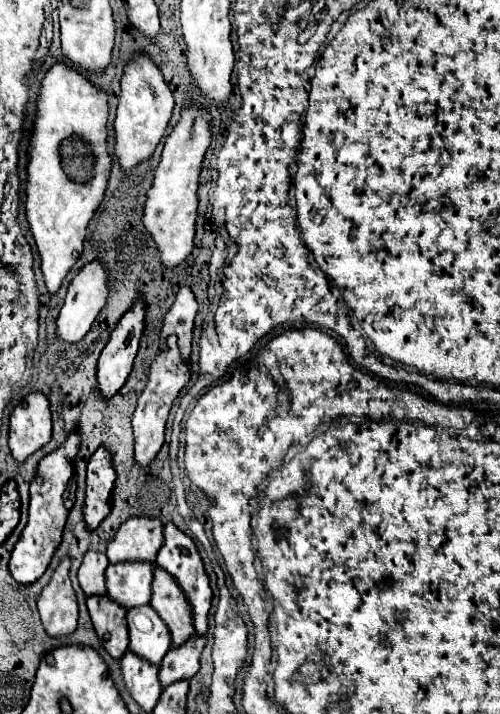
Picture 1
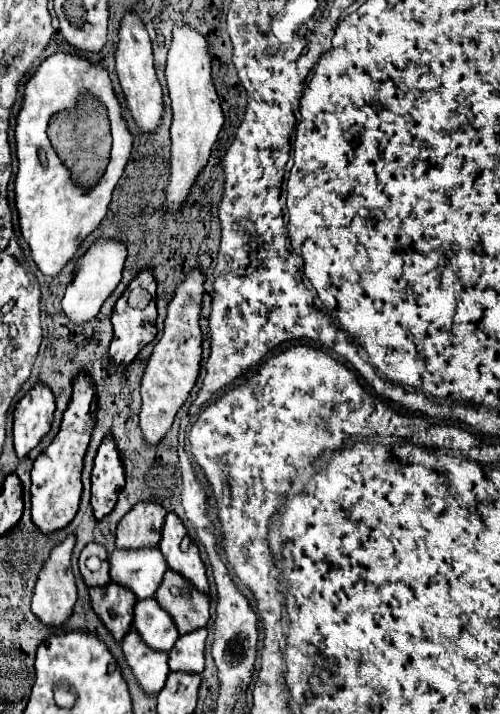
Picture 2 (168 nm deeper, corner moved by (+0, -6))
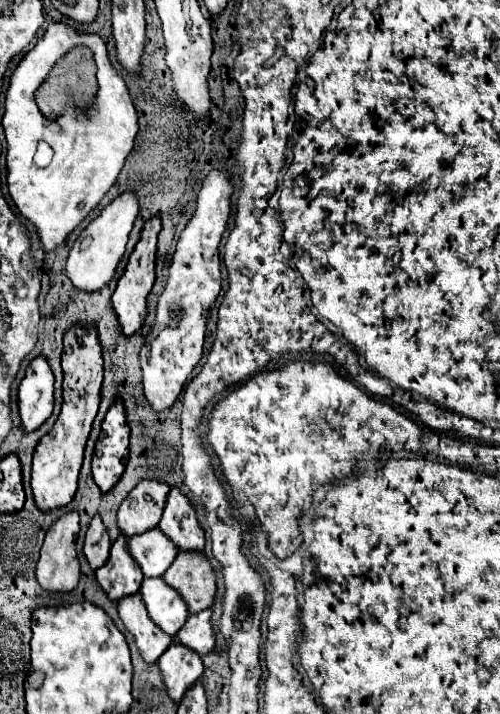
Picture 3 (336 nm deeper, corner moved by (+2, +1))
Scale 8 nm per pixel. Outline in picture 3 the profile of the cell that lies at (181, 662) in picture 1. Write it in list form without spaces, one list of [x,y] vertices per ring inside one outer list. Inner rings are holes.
[[[204,609],[190,615],[184,627],[174,635],[174,641],[194,649],[198,655],[210,653],[210,649],[214,649],[214,629],[210,617],[212,609]]]

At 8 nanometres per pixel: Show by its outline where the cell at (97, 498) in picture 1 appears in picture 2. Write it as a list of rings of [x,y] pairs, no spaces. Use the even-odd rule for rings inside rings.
[[[104,438],[98,448],[92,470],[92,508],[94,518],[102,520],[116,504],[120,490],[124,488],[124,468],[112,438]]]

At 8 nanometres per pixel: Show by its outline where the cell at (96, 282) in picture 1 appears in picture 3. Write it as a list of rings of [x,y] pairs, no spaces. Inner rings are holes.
[[[122,191],[110,205],[106,205],[100,215],[78,235],[70,257],[68,257],[68,277],[72,283],[82,291],[98,291],[102,289],[116,271],[116,265],[120,263],[120,257],[124,255],[128,235],[132,231],[132,223],[138,215],[138,197],[134,191]]]

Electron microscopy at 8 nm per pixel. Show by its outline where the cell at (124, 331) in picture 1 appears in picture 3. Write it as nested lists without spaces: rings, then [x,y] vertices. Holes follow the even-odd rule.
[[[152,217],[144,223],[142,227],[142,233],[140,233],[140,241],[136,243],[130,259],[128,259],[128,265],[124,269],[124,275],[120,277],[118,281],[118,287],[112,295],[112,305],[114,305],[114,311],[118,315],[118,321],[124,329],[126,335],[132,335],[136,333],[142,323],[144,323],[144,317],[146,317],[146,297],[154,285],[154,261],[156,261],[156,241],[158,241],[158,233],[162,229],[162,221],[160,217]]]

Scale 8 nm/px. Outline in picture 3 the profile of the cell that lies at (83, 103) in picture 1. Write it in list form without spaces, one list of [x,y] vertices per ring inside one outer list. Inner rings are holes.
[[[54,21],[38,39],[36,47],[22,57],[10,75],[10,85],[4,97],[2,129],[6,137],[10,197],[18,211],[36,225],[44,249],[52,251],[76,229],[76,225],[114,185],[124,159],[134,147],[138,115],[124,79],[108,59],[106,43],[96,33],[80,33],[68,23]],[[74,45],[86,45],[94,51],[98,92],[91,106],[66,109],[58,121],[50,121],[36,107],[34,91],[48,77],[56,59],[62,57],[62,53],[68,53]],[[40,141],[46,141],[54,149],[54,157],[48,167],[38,167],[32,159]]]

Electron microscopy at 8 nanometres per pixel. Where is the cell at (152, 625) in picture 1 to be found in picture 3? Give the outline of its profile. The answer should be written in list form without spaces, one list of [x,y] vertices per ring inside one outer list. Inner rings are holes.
[[[148,577],[142,581],[140,593],[144,597],[150,619],[168,635],[174,637],[178,629],[186,623],[190,611],[182,595],[166,585],[162,577]]]

